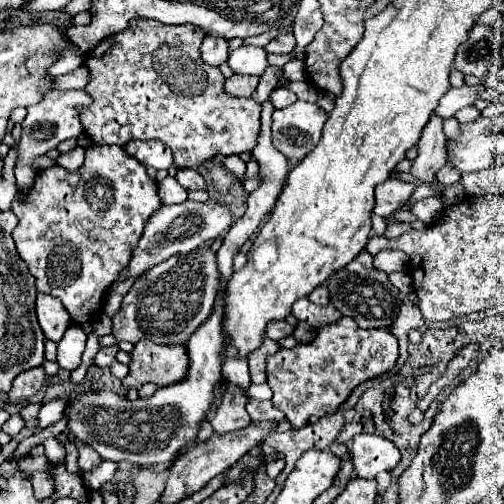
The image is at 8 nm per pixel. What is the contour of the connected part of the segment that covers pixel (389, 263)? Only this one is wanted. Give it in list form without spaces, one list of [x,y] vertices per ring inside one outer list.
[[[382,250],[378,252],[378,256],[374,256],[374,268],[386,274],[408,270],[408,266],[410,266],[410,258],[398,250]]]

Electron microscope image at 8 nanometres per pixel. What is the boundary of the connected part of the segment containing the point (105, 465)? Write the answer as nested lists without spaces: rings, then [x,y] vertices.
[[[100,462],[94,470],[83,475],[83,479],[87,488],[91,490],[100,490],[102,484],[106,484],[116,472],[116,464],[114,462]]]

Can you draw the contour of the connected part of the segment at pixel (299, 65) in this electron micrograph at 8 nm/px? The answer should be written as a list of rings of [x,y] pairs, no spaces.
[[[290,60],[290,62],[284,66],[284,74],[286,74],[290,80],[306,80],[306,68],[304,68],[304,62]]]

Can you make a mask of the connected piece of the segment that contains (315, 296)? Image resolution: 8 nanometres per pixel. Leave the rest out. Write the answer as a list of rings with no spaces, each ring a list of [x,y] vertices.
[[[326,286],[316,288],[316,290],[308,296],[308,300],[314,302],[314,304],[318,304],[318,306],[328,306],[328,304],[330,304],[330,292],[328,292]]]

